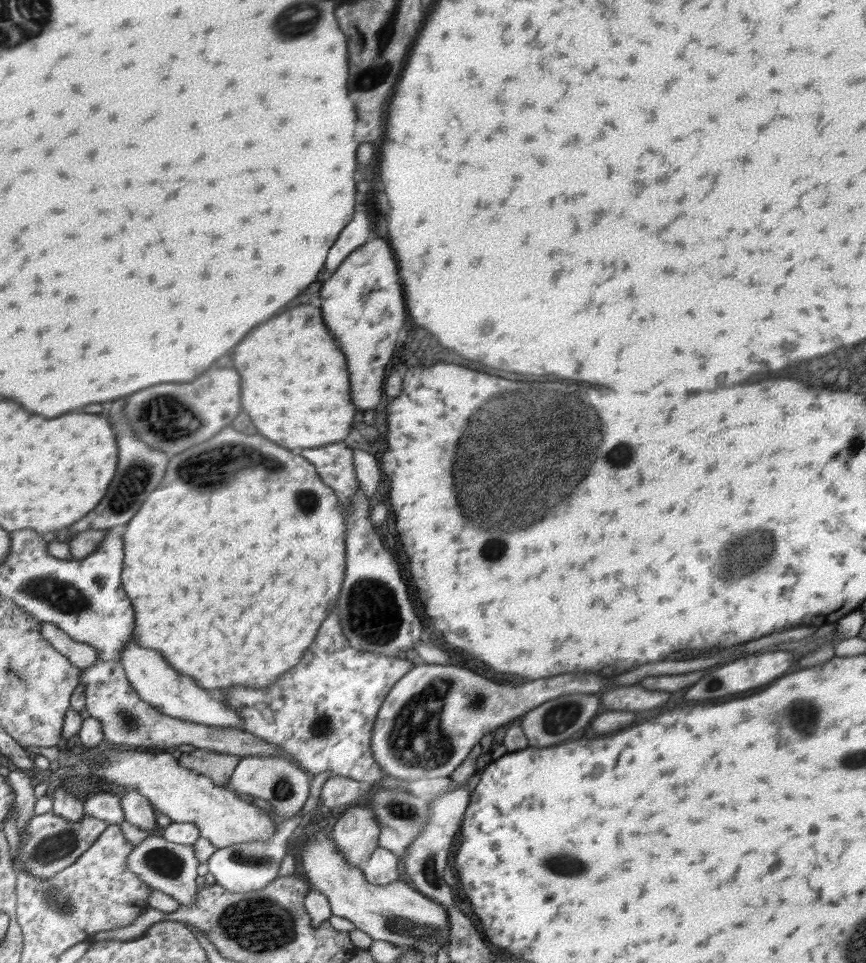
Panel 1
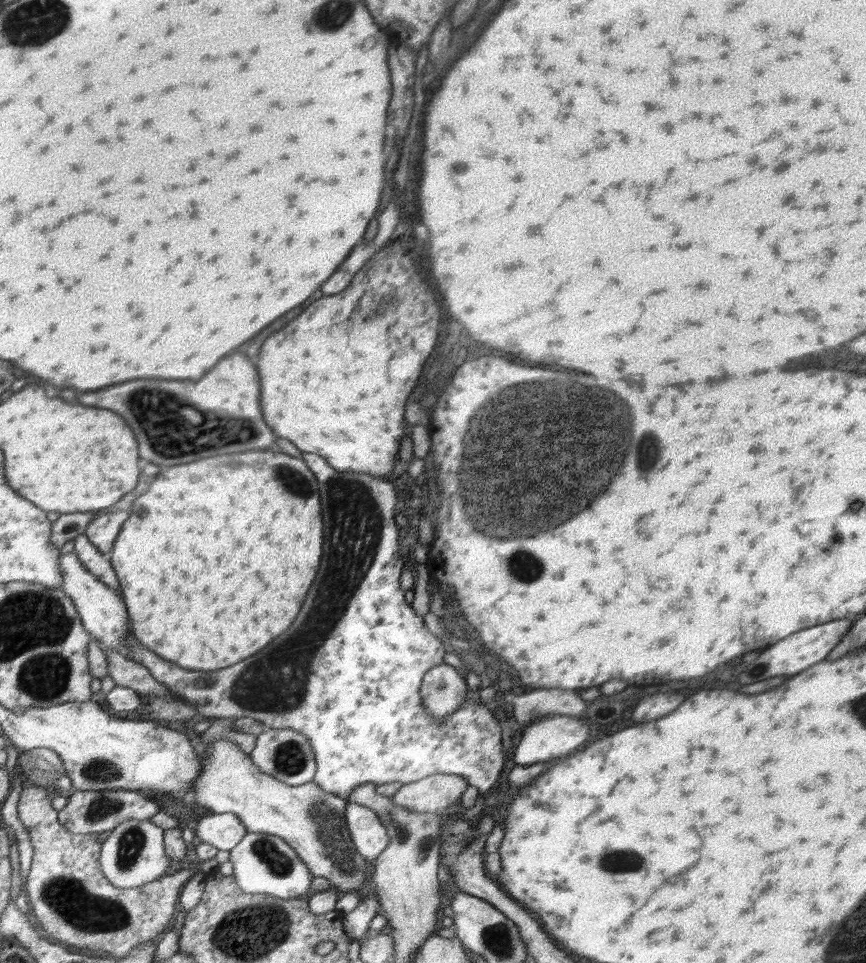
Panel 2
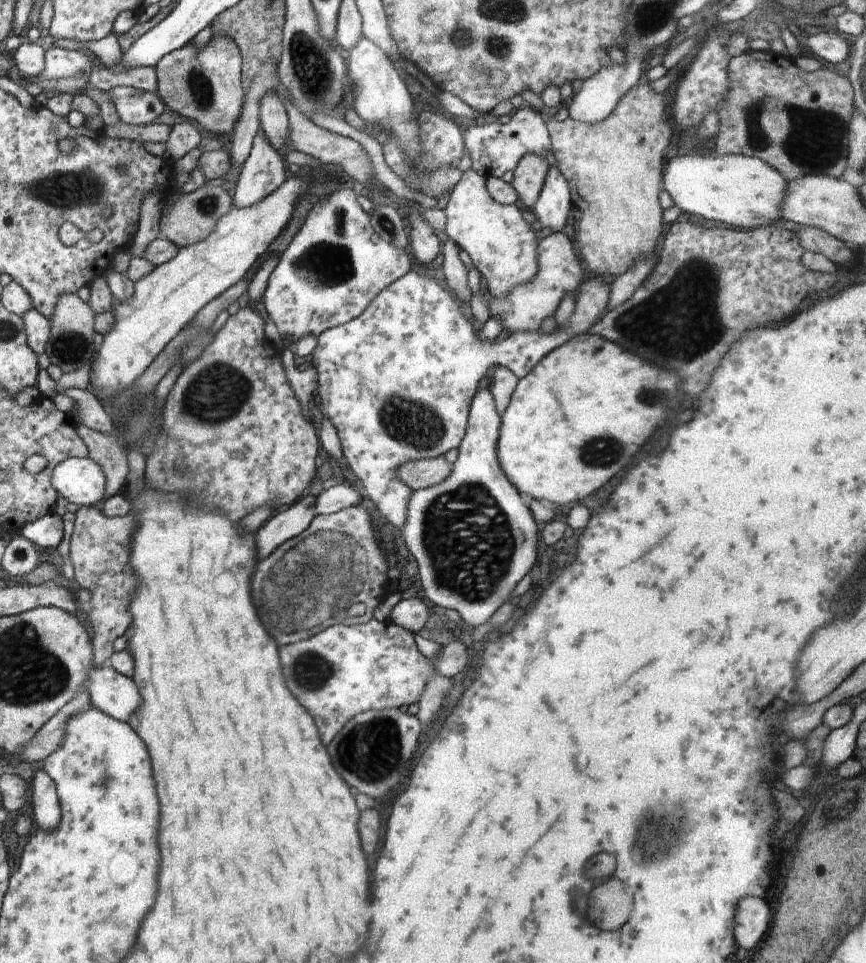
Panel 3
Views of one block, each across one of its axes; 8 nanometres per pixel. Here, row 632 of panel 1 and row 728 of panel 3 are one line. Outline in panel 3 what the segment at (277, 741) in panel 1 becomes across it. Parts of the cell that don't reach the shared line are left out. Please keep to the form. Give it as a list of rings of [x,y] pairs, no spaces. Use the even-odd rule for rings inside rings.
[[[372,618],[359,625],[332,625],[310,637],[310,640],[280,646],[278,654],[284,682],[288,684],[288,690],[294,694],[294,698],[302,702],[302,706],[312,714],[324,746],[328,746],[342,727],[360,712],[370,709],[405,709],[419,702],[426,683],[436,673],[433,662],[418,651],[414,635],[391,620],[378,622]]]

